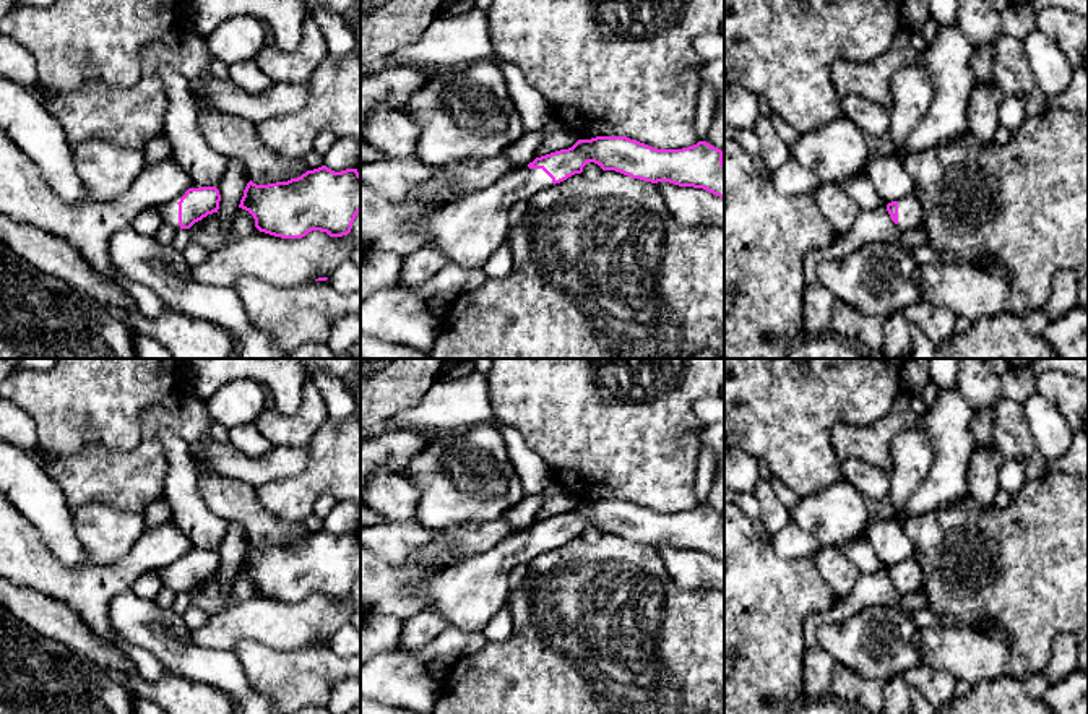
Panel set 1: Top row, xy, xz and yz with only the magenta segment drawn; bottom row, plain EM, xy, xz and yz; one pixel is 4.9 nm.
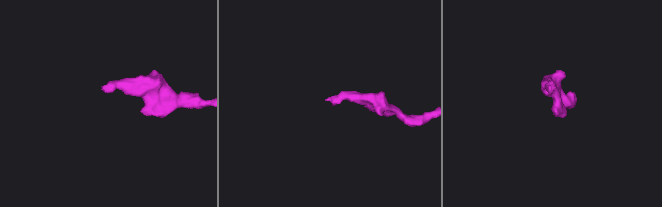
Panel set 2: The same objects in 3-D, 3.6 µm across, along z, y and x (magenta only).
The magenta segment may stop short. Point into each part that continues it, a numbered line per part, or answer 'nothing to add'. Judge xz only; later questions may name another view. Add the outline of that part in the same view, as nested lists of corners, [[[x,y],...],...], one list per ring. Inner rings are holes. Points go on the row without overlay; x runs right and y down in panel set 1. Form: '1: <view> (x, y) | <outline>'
1: xz (470, 594) | [[[526,529],[486,553],[440,571],[406,594],[427,597],[425,609],[438,612],[450,626],[481,633],[508,602],[510,571],[550,548],[552,542],[542,532]]]

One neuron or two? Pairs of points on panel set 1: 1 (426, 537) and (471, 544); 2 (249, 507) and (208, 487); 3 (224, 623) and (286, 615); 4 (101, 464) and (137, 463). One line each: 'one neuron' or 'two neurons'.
1: one neuron
2: one neuron
3: one neuron
4: one neuron

